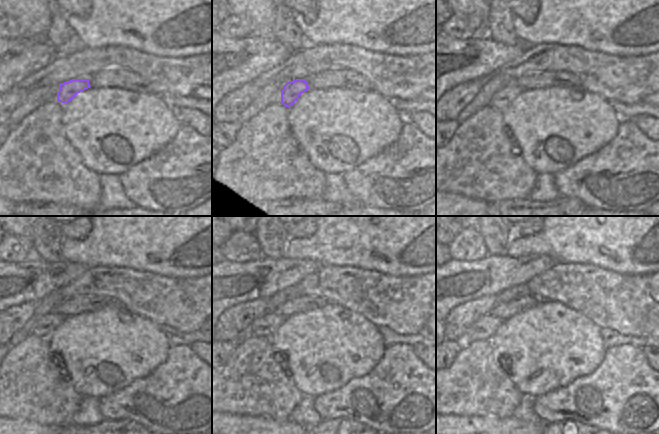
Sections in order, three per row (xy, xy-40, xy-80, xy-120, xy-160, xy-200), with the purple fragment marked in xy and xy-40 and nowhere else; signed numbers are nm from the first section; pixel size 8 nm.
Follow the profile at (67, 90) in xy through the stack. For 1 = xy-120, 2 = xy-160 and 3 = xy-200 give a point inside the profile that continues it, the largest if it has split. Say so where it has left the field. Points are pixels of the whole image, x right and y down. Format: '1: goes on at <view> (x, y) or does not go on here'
1: goes on at xy-120 (48, 323)
2: goes on at xy-160 (264, 326)
3: goes on at xy-200 (485, 327)

